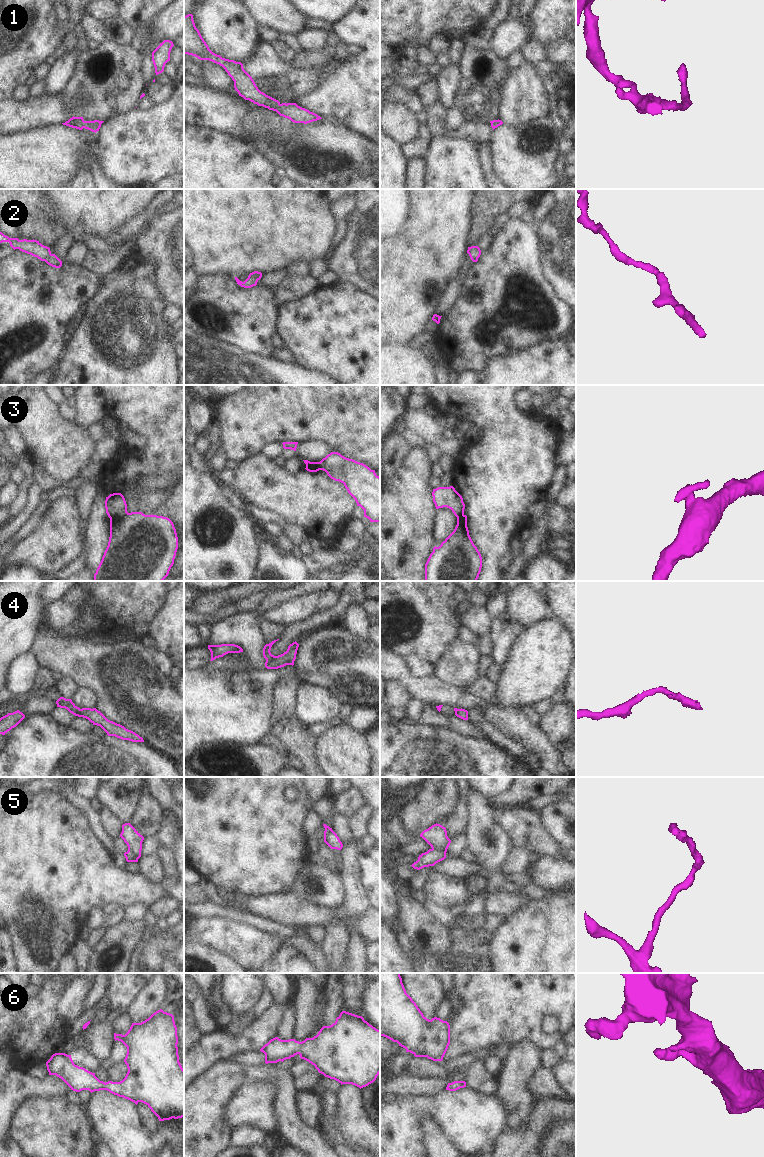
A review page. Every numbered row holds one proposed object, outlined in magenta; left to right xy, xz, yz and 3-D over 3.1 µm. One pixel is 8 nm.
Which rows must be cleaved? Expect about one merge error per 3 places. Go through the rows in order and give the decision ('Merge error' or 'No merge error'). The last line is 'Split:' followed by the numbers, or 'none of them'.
1: No merge error
2: No merge error
3: Merge error
4: Merge error
5: Merge error
6: No merge error
Split: 3, 4, 5

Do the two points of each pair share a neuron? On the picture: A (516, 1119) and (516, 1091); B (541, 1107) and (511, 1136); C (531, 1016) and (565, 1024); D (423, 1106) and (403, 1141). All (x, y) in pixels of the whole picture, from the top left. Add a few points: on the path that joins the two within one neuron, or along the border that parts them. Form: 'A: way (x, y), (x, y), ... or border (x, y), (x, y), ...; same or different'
A: way (518, 1112), (517, 1098); same
B: way (541, 1117), (521, 1136); same
C: way (540, 1010), (555, 1010), (560, 1015); same
D: way (414, 1115), (403, 1126), (403, 1132); same

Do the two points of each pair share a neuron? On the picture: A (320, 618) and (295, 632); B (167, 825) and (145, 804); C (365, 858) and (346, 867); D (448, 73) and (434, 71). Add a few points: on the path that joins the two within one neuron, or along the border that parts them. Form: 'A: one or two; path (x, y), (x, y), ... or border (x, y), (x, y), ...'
A: one; path (314, 621), (301, 626)
B: two; border (164, 812), (160, 827), (155, 836)
C: two; border (355, 841), (355, 856), (363, 885)
D: two; border (443, 68), (436, 77)

